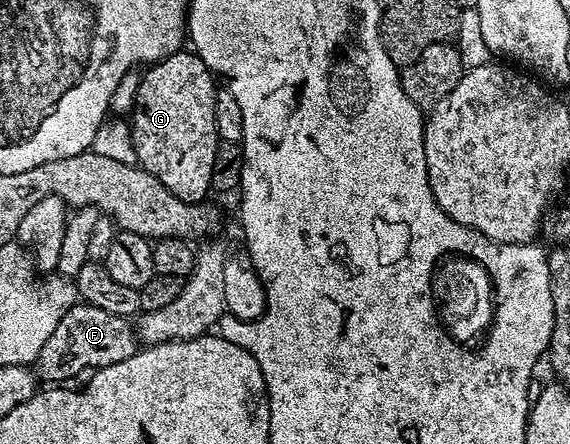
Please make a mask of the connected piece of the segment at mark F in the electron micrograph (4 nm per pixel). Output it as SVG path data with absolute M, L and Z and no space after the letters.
M79 301L57 321L57 329L49 336L49 341L41 345L41 353L33 370L44 384L59 385L67 377L76 376L81 369L93 366L96 368L117 365L117 361L125 361L125 357L133 357L140 350L141 344L137 331L131 327L122 315L105 313L105 309L97 309L93 305Z

